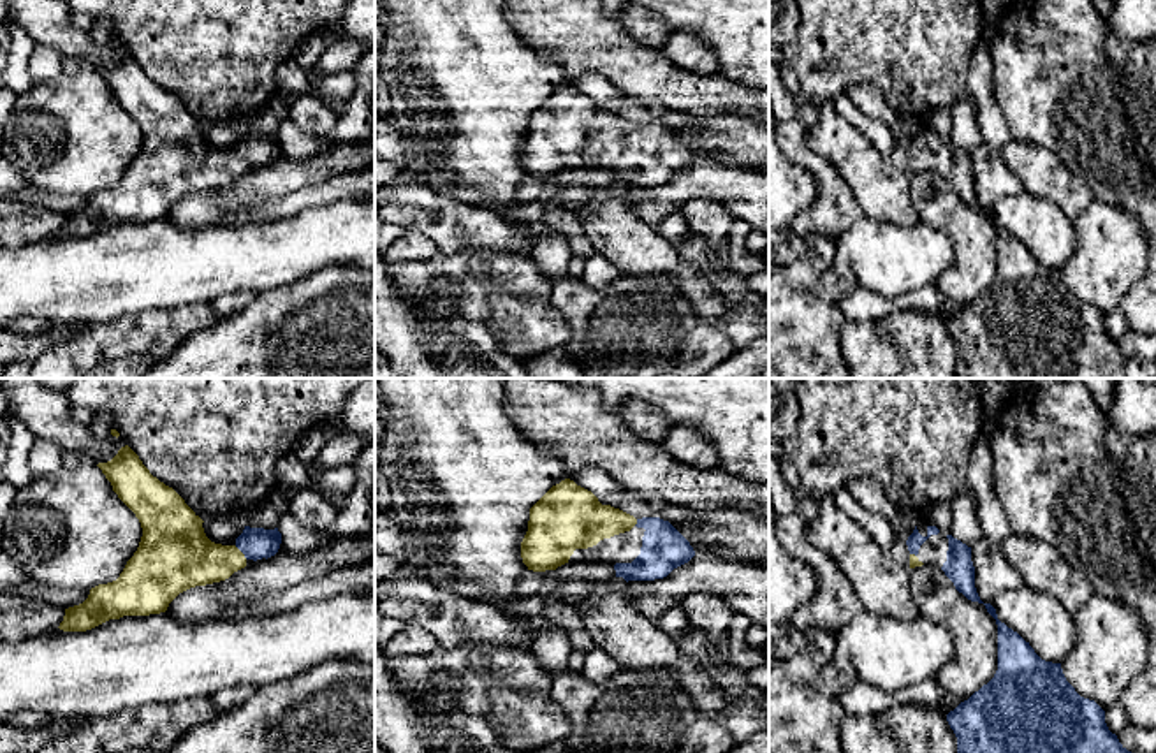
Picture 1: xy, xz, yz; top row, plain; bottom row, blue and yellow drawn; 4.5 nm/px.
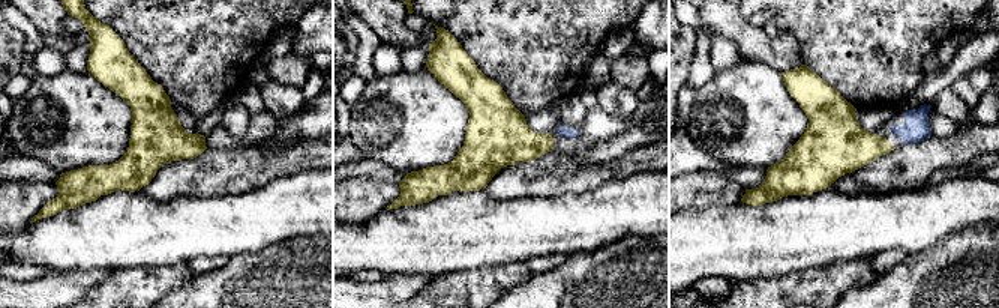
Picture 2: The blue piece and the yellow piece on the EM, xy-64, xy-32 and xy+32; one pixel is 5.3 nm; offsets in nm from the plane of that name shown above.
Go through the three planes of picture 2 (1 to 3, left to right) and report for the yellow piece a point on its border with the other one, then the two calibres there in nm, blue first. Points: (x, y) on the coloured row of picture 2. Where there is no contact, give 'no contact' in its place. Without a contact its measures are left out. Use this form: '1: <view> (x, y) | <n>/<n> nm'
1: no contact
2: no contact
3: no contact

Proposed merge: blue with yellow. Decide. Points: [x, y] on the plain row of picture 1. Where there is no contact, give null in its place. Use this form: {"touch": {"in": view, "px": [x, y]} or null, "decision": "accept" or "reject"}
{"touch": {"in": "xy", "px": [241, 157]}, "decision": "accept"}

